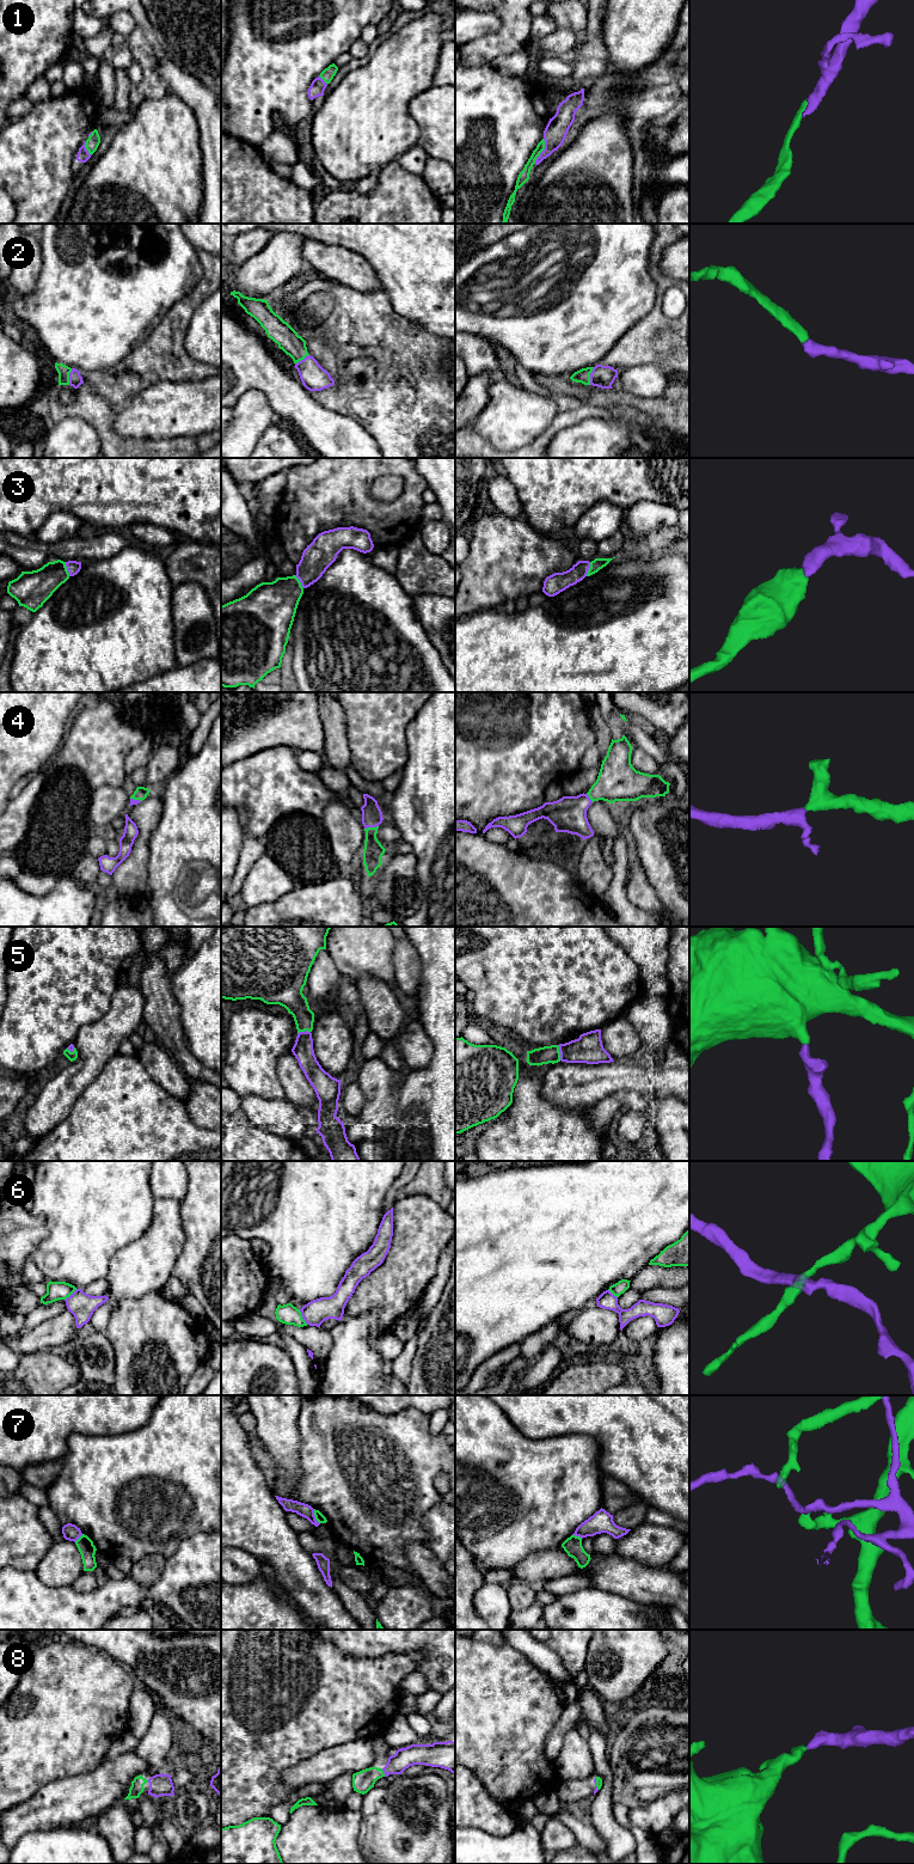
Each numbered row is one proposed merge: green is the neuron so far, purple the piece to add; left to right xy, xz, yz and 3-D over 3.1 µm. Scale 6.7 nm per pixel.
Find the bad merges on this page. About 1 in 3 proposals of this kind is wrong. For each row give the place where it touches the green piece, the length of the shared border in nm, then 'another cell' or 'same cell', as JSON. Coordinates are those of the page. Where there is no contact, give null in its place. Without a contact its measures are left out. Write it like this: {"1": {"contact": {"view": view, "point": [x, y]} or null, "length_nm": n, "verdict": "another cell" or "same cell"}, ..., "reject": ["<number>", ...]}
{"1": {"contact": {"view": "yz", "point": [543, 150]}, "length_nm": 180, "verdict": "same cell"}, "2": {"contact": {"view": "yz", "point": [589, 376]}, "length_nm": 120, "verdict": "same cell"}, "3": {"contact": {"view": "xy", "point": [66, 569]}, "length_nm": 100, "verdict": "same cell"}, "4": {"contact": {"view": "xz", "point": [370, 827]}, "length_nm": 100, "verdict": "same cell"}, "5": {"contact": {"view": "yz", "point": [559, 1052]}, "length_nm": 110, "verdict": "same cell"}, "6": {"contact": {"view": "xz", "point": [301, 1316]}, "length_nm": 120, "verdict": "another cell"}, "7": {"contact": {"view": "xz", "point": [314, 1515]}, "length_nm": 110, "verdict": "another cell"}, "8": {"contact": {"view": "xz", "point": [382, 1772]}, "length_nm": 60, "verdict": "same cell"}, "reject": ["6", "7"]}

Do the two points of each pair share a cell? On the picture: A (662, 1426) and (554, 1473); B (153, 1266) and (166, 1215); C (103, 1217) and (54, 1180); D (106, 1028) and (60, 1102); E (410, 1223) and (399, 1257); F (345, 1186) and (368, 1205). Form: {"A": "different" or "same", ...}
{"A": "different", "B": "same", "C": "same", "D": "same", "E": "same", "F": "same"}

